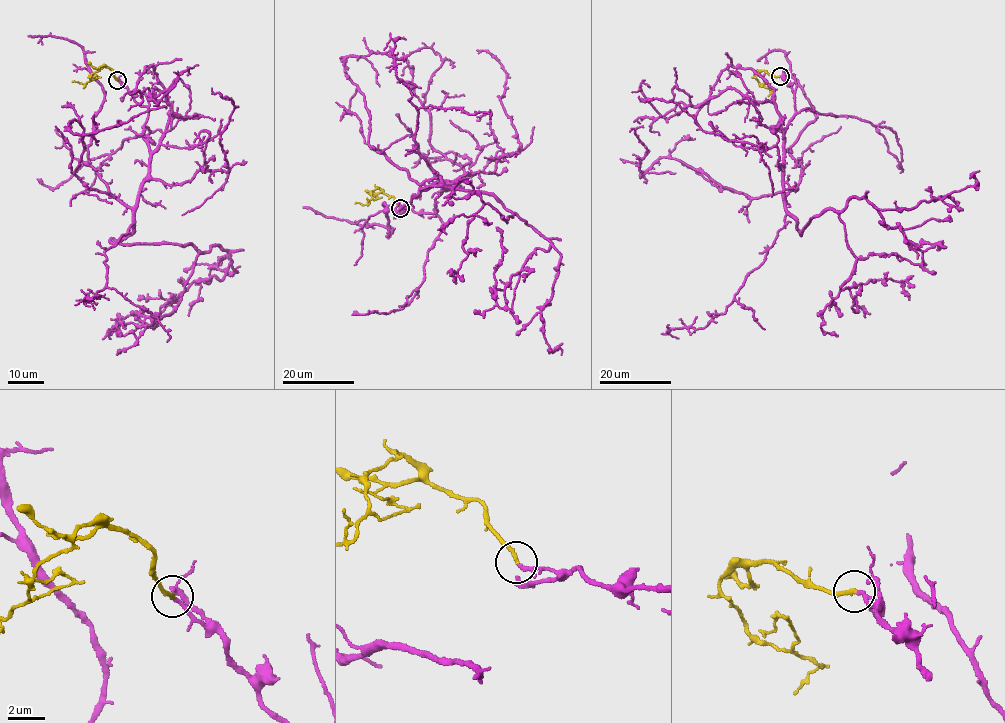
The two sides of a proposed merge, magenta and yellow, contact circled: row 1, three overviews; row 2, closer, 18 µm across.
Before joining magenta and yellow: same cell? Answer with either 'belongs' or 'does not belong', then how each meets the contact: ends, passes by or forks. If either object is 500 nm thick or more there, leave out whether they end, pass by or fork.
belongs; magenta passes by; yellow ends there

